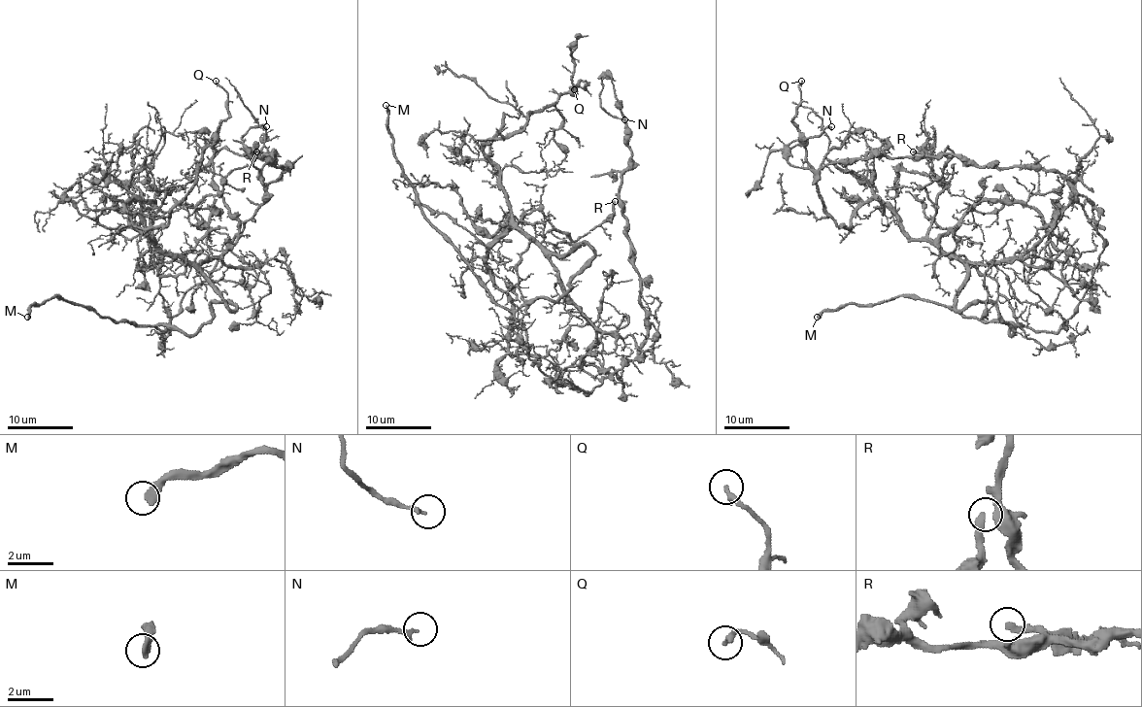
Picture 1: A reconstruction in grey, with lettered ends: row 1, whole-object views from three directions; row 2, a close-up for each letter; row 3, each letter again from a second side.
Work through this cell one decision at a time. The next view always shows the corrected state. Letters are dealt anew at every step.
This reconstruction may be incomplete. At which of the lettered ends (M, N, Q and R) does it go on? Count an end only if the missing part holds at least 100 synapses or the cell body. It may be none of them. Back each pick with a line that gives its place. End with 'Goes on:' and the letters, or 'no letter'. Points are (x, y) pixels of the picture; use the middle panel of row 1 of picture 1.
M: (386, 105)
Goes on: M

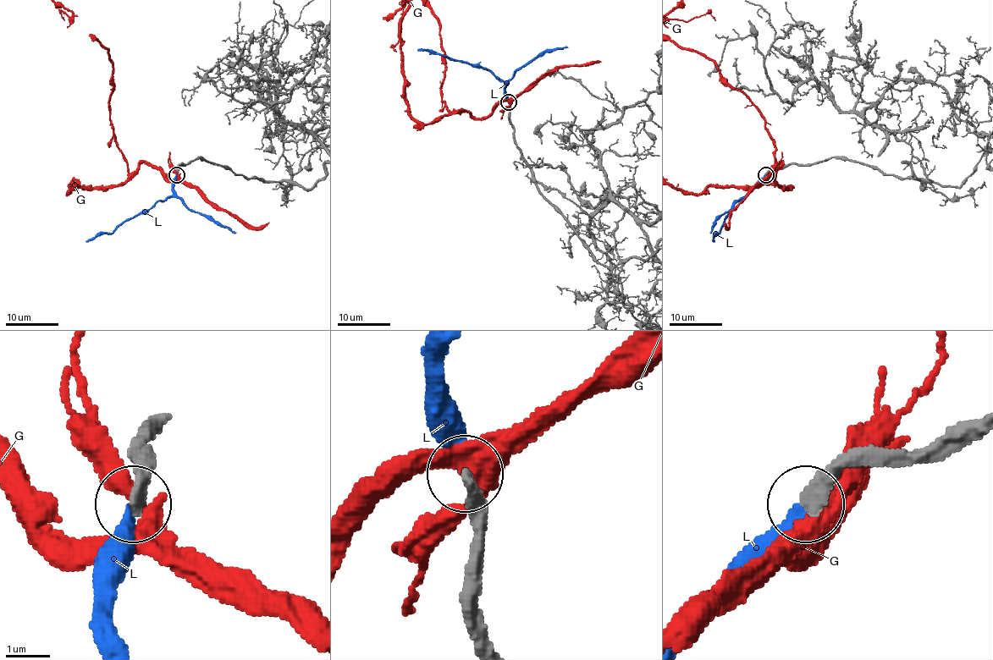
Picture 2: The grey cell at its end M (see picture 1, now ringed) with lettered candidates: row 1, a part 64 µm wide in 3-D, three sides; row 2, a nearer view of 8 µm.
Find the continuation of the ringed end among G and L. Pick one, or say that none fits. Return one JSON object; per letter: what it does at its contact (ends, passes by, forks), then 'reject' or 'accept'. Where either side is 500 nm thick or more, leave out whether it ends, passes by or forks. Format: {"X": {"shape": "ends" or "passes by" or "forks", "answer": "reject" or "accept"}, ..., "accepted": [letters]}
{"G": {"shape": "passes by", "answer": "reject"}, "L": {"shape": "ends", "answer": "accept"}, "accepted": ["L"]}

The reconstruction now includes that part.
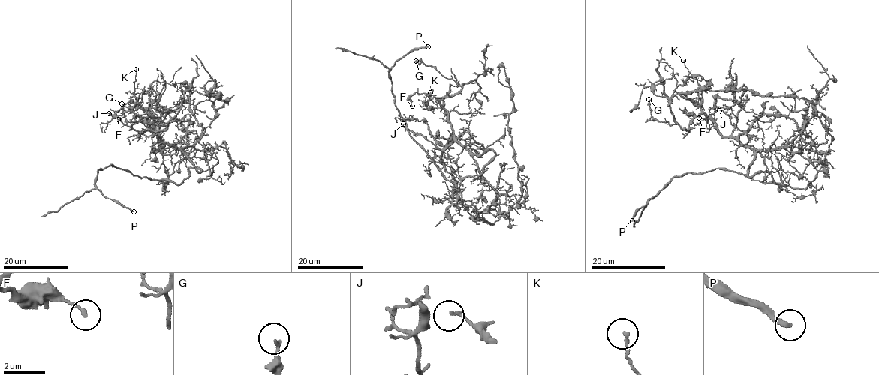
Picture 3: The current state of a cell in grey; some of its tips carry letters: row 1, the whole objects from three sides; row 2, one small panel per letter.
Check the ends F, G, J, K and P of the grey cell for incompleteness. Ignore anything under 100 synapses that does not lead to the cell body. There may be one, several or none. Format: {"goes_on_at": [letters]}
{"goes_on_at": ["P"]}

